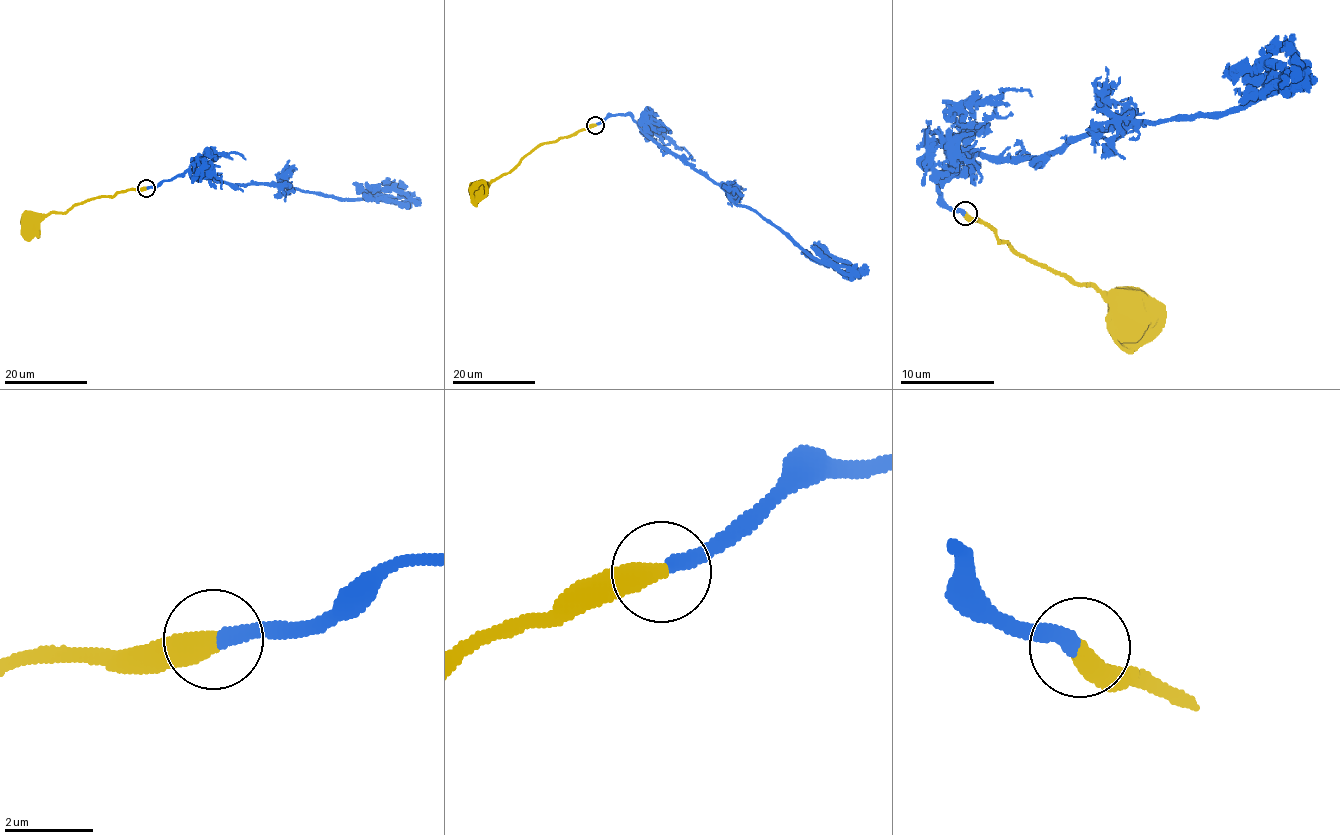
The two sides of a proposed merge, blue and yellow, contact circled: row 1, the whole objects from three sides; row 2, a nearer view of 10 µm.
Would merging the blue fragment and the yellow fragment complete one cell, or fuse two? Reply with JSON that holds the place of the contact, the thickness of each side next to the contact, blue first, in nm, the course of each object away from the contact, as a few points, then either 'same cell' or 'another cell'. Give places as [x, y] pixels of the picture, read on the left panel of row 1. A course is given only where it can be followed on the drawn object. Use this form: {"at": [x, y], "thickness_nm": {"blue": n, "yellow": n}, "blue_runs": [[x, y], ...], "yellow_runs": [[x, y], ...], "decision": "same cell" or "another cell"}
{"at": [146, 188], "thickness_nm": {"blue": 340, "yellow": 480}, "blue_runs": [[147, 187], [187, 171], [228, 183], [338, 197], [408, 199], [398, 190], [365, 184]], "yellow_runs": [[147, 187], [91, 198], [63, 212], [31, 218]], "decision": "same cell"}

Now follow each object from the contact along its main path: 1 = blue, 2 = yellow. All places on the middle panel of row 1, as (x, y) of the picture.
1: (596, 124), (630, 115), (664, 148), (814, 257), (856, 271), (813, 242)
2: (596, 124), (540, 143), (512, 169), (479, 188)

